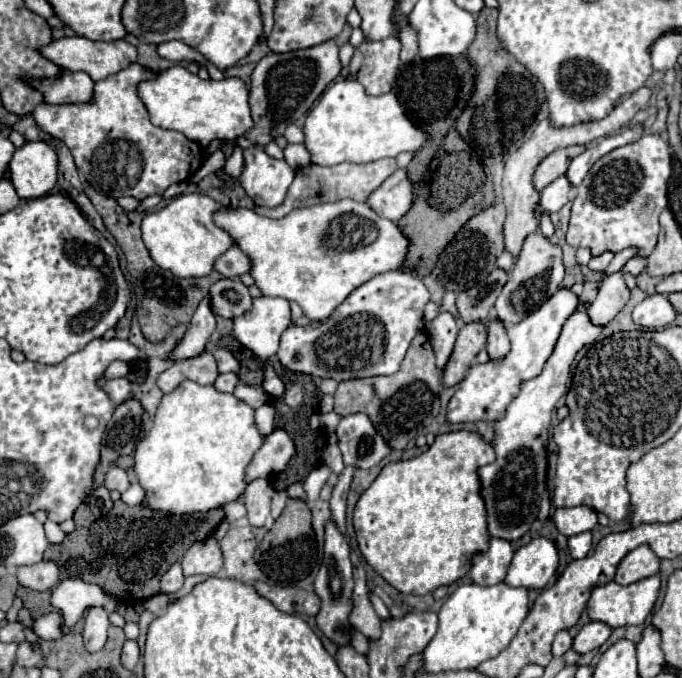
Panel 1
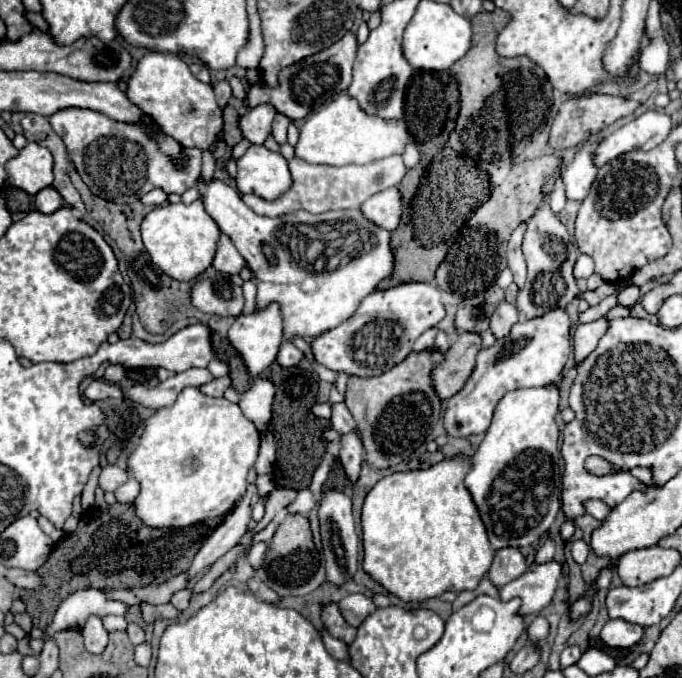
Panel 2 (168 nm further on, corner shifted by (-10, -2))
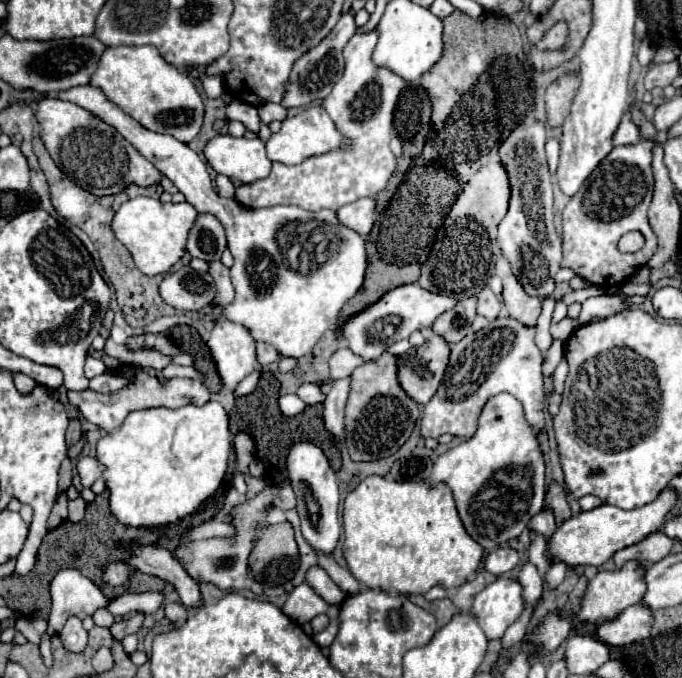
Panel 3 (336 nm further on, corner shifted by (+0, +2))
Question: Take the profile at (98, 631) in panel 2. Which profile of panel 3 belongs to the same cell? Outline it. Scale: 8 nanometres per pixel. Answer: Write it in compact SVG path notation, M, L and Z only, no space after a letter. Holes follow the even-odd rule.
M70 617L64 625L64 629L58 633L62 645L72 651L72 653L80 653L86 649L88 643L88 631L82 627L82 621L76 617Z

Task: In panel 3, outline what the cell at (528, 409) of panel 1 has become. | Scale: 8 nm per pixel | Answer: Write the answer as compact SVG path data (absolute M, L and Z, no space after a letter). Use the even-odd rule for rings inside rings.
M508 393L492 397L482 409L476 435L434 461L428 485L434 487L436 483L450 487L464 529L486 551L518 537L530 517L542 511L546 495L542 451L524 419L520 401Z

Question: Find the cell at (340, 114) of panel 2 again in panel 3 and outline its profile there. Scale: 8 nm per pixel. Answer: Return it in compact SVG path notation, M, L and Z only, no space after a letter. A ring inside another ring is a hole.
M321 104L318 107L308 107L300 111L294 117L288 117L282 121L282 129L278 133L272 133L270 139L266 141L266 155L270 161L278 161L284 165L298 165L304 159L312 155L322 155L328 151L334 151L338 147L348 147L348 139L340 135L328 113L322 109Z

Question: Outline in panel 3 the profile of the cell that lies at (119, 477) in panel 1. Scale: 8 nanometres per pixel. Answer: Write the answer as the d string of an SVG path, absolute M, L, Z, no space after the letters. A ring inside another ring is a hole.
M78 457L76 471L78 471L82 487L90 487L102 475L104 465L98 463L98 459L94 459L94 457Z

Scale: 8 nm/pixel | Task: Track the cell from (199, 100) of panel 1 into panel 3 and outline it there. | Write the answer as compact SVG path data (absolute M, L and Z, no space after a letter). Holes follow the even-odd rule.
M152 45L106 47L88 85L102 89L108 101L116 103L116 107L136 119L142 127L172 135L182 143L192 141L202 127L204 103L194 83L186 77L184 71L166 63Z

